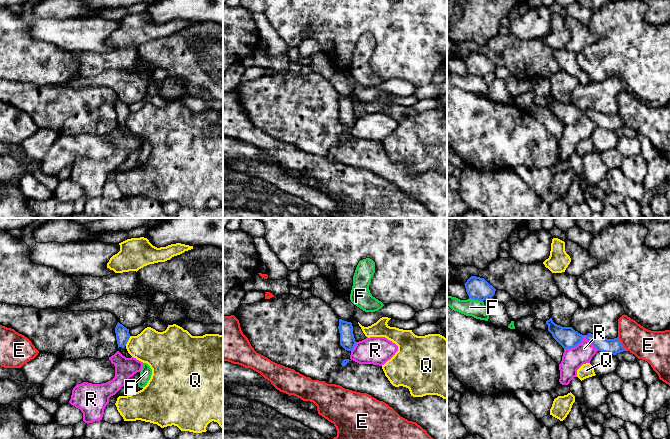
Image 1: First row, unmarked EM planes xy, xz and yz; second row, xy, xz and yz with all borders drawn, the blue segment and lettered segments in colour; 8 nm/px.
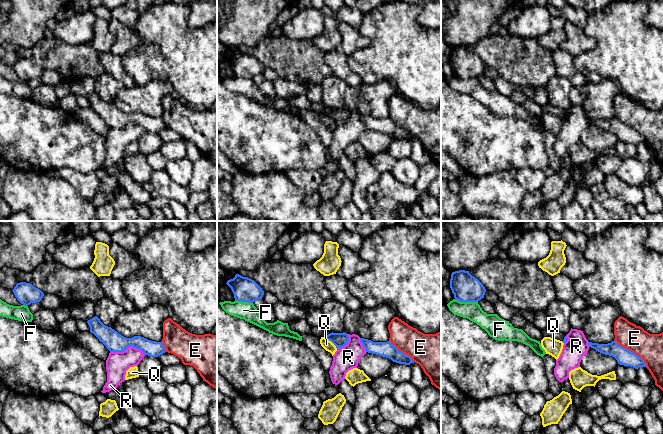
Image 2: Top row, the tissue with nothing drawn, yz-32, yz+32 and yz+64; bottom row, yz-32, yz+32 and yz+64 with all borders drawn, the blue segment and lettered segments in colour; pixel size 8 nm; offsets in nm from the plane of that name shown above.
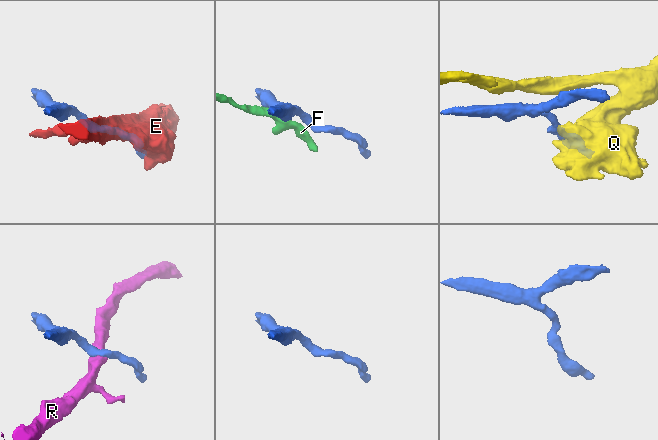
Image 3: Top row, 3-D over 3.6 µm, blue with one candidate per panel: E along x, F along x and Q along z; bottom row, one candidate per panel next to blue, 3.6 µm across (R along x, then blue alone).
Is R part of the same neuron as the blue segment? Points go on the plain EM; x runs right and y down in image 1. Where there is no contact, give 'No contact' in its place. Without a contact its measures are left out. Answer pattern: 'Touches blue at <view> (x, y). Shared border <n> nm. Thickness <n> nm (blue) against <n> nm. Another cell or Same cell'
Touches blue at yz (581, 116). Shared border 280 nm. Thickness 170 nm (blue) against 170 nm. Another cell

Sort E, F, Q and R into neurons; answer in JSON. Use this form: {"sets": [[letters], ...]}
{"sets": [["E"], ["F"], ["Q"], ["R"]]}

